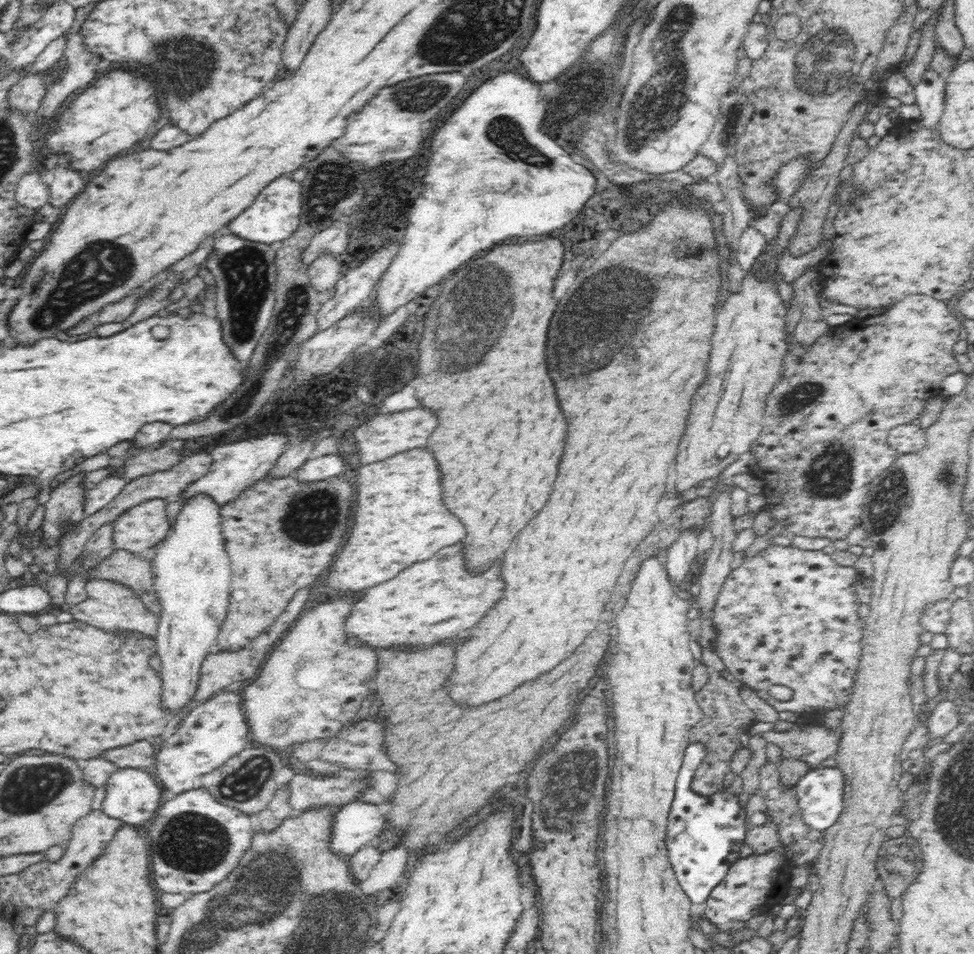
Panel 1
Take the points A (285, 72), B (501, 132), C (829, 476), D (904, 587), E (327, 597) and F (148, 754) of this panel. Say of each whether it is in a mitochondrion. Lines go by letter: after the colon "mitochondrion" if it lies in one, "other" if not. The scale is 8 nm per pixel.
A: other
B: mitochondrion
C: mitochondrion
D: other
E: other
F: other

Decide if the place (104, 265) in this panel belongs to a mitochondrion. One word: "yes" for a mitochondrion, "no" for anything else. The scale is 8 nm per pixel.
yes

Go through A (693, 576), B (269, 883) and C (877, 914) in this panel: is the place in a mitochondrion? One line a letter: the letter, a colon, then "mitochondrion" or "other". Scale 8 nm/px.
A: other
B: mitochondrion
C: other

